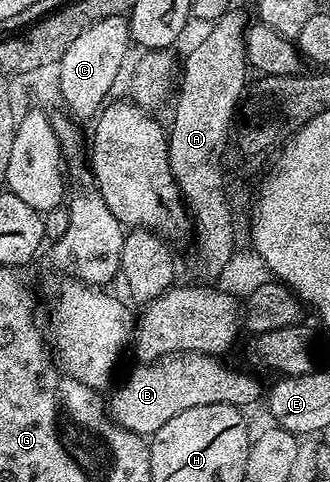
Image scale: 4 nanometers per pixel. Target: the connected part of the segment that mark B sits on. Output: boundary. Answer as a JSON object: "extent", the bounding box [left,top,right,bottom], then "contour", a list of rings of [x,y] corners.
{"extent":[110,351,262,437],"contour":[[[175,351],[172,355],[164,355],[160,359],[155,359],[153,363],[136,365],[136,368],[121,381],[115,384],[116,392],[110,399],[110,414],[115,419],[119,427],[125,427],[128,431],[133,431],[135,435],[151,437],[155,435],[166,421],[171,421],[173,417],[178,417],[186,409],[198,409],[198,405],[210,405],[211,403],[221,403],[231,407],[248,409],[251,403],[261,402],[262,387],[260,383],[251,375],[253,372],[239,371],[236,367],[231,367],[228,363],[223,363],[223,358],[215,355],[208,355],[204,351]]]}

